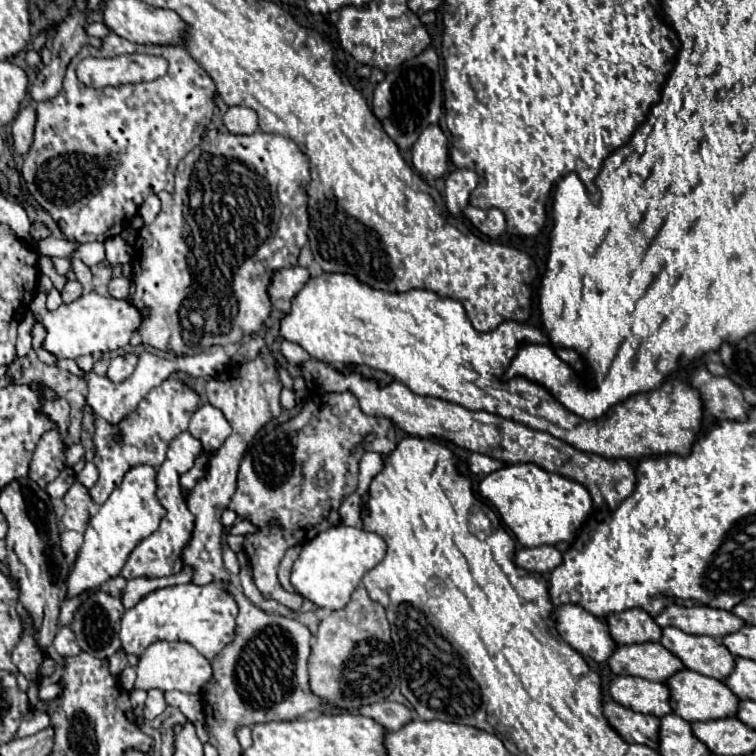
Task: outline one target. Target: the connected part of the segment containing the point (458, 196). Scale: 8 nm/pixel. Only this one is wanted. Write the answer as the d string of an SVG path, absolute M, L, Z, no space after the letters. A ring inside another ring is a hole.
M455 169L445 179L445 205L449 213L459 215L467 203L471 191L477 187L477 173L469 169Z

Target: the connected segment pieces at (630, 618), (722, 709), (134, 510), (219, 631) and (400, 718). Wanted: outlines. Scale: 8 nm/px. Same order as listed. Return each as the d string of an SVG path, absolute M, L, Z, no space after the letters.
M627 609L623 613L611 613L607 617L611 637L617 645L633 645L661 639L661 627L643 609Z
M683 669L679 673L675 673L669 681L667 681L669 689L671 689L671 705L673 711L683 717L689 723L695 721L711 721L711 719L725 719L725 717L733 717L737 715L739 709L739 697L719 679L701 675L697 671L691 669Z
M137 465L131 467L123 483L109 495L109 499L99 507L97 515L91 517L87 529L85 529L85 541L77 553L77 559L71 565L69 579L67 579L67 597L77 597L83 591L99 589L105 581L117 577L129 557L129 553L135 549L135 545L149 537L163 519L165 509L159 505L155 497L155 469L151 465Z
M221 583L209 585L175 585L149 593L133 609L127 609L121 617L119 639L125 653L143 655L143 651L155 641L185 641L193 645L203 657L215 659L221 649L235 637L237 603L223 589Z
M383 701L383 703L373 703L367 707L359 709L361 715L375 719L377 723L381 723L387 731L399 731L403 725L407 725L413 717L411 711L395 701Z

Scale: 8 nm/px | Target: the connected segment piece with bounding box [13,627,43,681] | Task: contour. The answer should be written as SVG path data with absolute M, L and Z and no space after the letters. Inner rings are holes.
M33 627L23 631L19 645L13 649L13 663L18 671L21 671L27 679L35 681L37 679L37 669L41 665L41 653L33 641Z

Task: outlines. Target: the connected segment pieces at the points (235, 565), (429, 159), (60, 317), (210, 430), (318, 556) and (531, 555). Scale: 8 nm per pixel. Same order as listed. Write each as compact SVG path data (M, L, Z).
M223 545L223 561L225 561L225 569L227 569L231 575L239 575L239 571L241 571L239 559L237 559L237 555L235 555L227 545Z
M429 125L413 145L411 155L413 155L413 167L419 171L419 175L423 175L429 181L443 177L449 163L449 149L447 149L447 137L441 131L441 127Z
M35 293L29 309L39 317L39 321L47 329L47 337L43 347L55 353L59 359L77 359L79 355L97 355L109 353L125 347L143 323L143 311L131 305L125 299L103 297L97 293L81 295L77 301L69 305L61 305L57 311L47 311L45 307L45 293Z
M203 403L189 421L189 433L201 441L203 451L211 455L229 437L231 427L223 413L211 403Z
M347 525L331 527L303 545L291 569L291 585L301 597L309 599L321 609L343 609L349 603L349 597L355 591L355 587L361 583L363 575L377 563L381 563L385 551L385 541L375 533Z
M541 545L541 547L517 551L515 553L515 563L523 569L529 569L529 571L549 573L563 563L563 555L553 545Z

